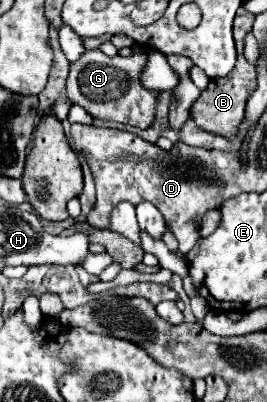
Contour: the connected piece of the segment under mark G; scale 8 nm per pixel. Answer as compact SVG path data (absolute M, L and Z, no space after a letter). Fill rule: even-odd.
M134 46L130 56L114 56L114 58L106 56L98 48L88 50L76 62L70 64L66 94L72 104L80 104L92 116L148 128L154 118L158 92L146 90L140 84L138 74L144 68L144 64L146 64L146 54L140 50L140 46Z

